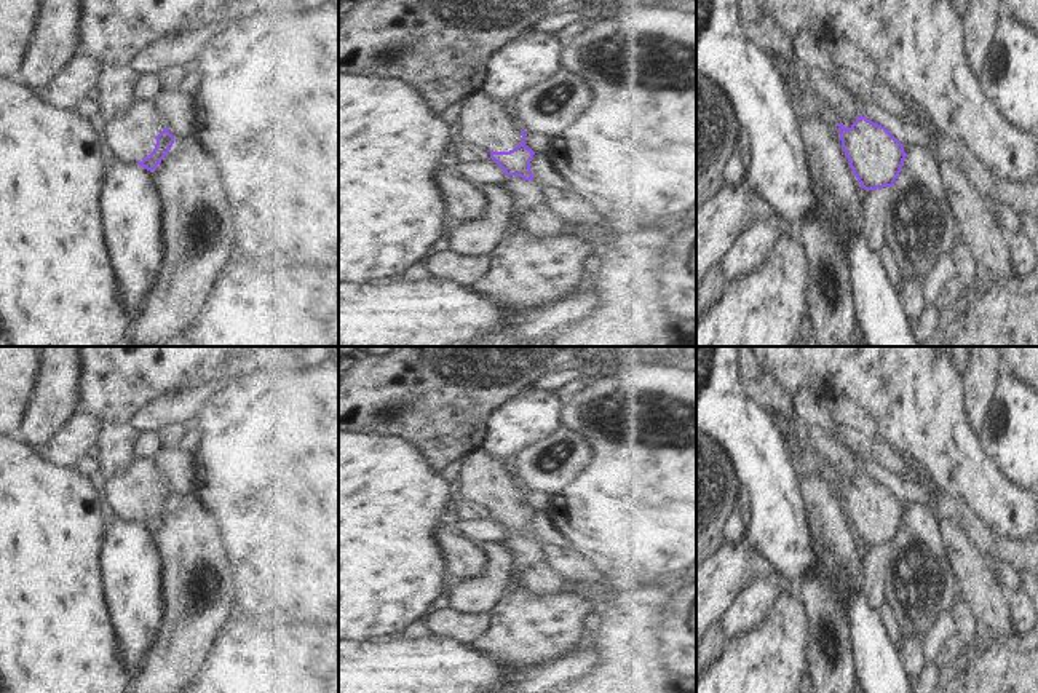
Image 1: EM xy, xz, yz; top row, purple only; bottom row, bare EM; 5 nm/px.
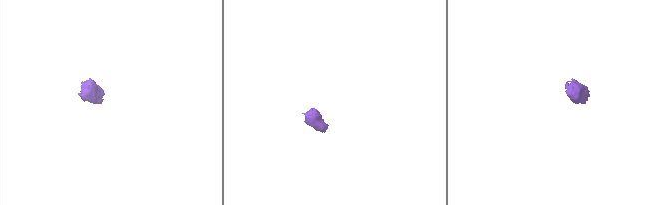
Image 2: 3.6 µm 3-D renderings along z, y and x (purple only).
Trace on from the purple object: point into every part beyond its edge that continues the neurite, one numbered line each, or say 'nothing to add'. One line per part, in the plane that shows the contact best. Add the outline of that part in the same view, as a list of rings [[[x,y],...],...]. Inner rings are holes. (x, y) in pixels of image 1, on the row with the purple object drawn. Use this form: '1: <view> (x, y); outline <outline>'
1: xz (483, 120); outline [[[482,89],[463,99],[457,125],[465,142],[485,150],[509,152],[524,141],[514,117],[506,113],[505,101],[497,101]]]

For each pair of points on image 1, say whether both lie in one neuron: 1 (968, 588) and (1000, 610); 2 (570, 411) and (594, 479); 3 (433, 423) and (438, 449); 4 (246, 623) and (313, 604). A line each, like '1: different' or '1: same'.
1: same
2: same
3: same
4: same

